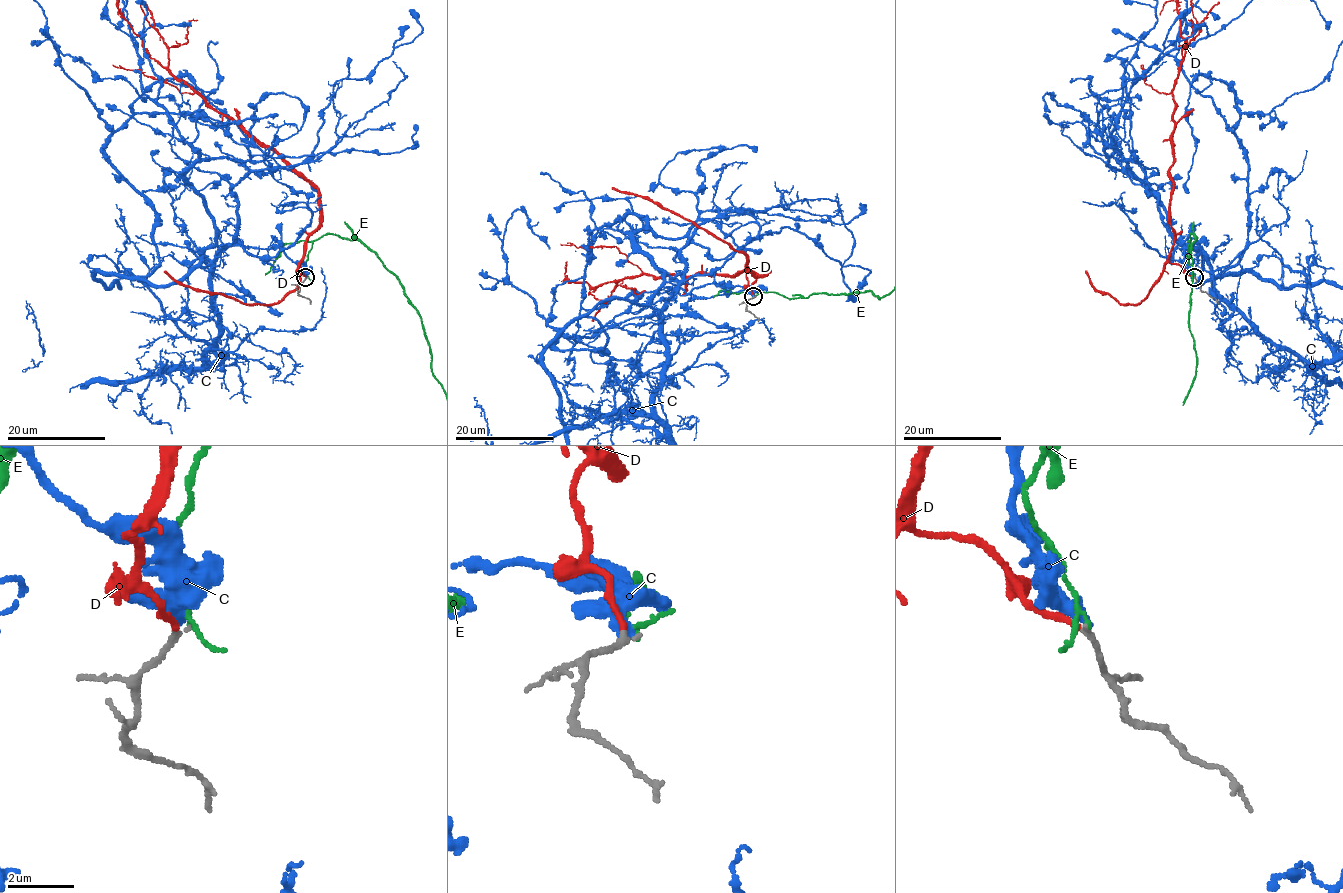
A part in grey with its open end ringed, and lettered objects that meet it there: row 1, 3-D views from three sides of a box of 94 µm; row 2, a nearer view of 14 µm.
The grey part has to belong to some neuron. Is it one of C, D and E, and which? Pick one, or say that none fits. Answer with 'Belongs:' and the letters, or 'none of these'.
Belongs: D

